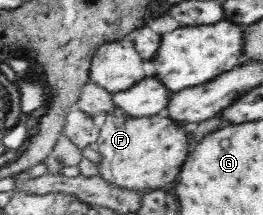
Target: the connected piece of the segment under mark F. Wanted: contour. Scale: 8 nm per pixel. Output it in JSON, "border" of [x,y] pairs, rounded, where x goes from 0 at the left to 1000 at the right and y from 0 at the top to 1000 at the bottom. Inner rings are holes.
{"border":[[[449,516],[411,526],[407,553],[380,595],[369,656],[384,753],[373,763],[376,809],[407,837],[498,884],[616,879],[677,833],[681,800],[711,721],[726,712],[734,656],[726,647],[730,577],[673,567],[627,526],[563,540],[483,540]]]}

